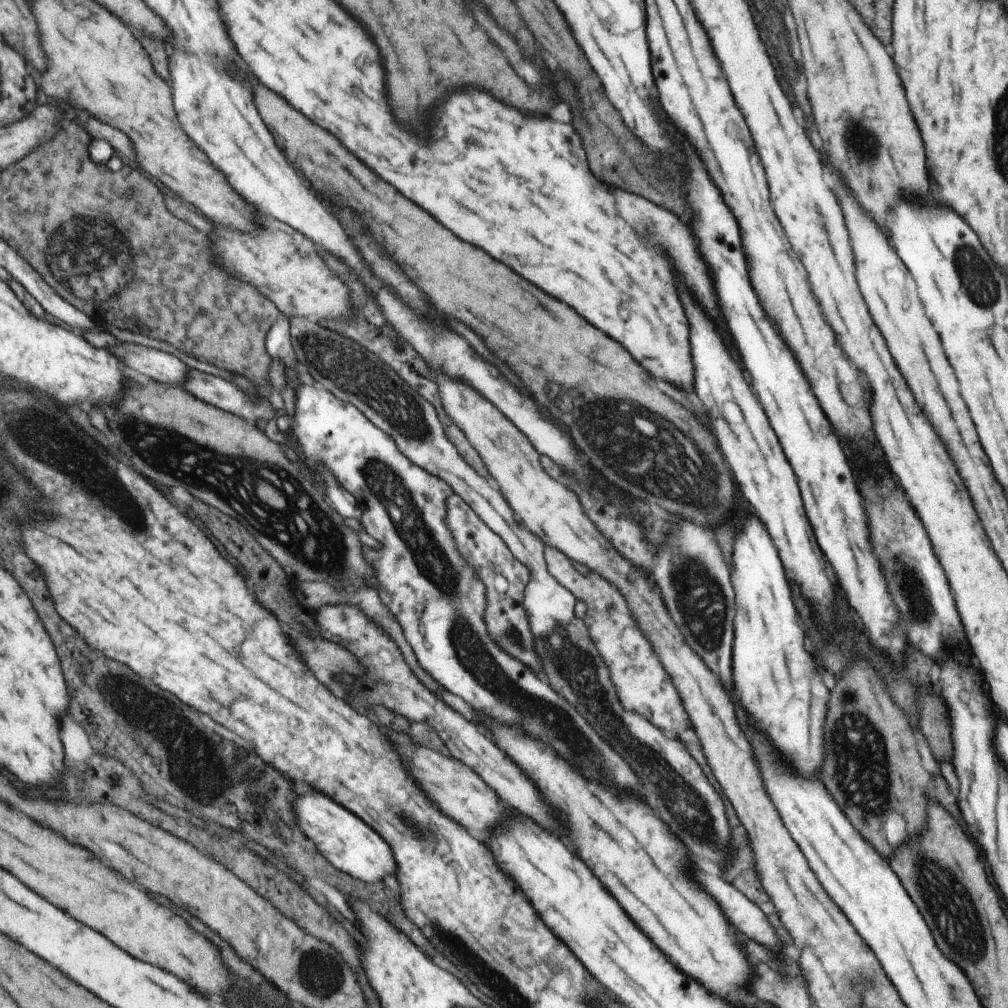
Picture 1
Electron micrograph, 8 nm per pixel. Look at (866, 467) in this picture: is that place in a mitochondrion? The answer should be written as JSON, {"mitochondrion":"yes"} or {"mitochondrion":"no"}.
{"mitochondrion":"no"}

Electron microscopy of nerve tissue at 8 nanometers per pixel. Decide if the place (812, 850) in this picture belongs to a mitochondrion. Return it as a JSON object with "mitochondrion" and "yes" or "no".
{"mitochondrion":"no"}

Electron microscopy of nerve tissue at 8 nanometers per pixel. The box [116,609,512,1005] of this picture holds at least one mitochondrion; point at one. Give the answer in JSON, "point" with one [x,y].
{"point":[312,966]}

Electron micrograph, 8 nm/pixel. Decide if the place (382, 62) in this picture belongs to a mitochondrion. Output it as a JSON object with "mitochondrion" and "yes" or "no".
{"mitochondrion":"no"}

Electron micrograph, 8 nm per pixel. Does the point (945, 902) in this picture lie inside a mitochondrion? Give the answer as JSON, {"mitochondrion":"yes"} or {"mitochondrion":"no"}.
{"mitochondrion":"yes"}

